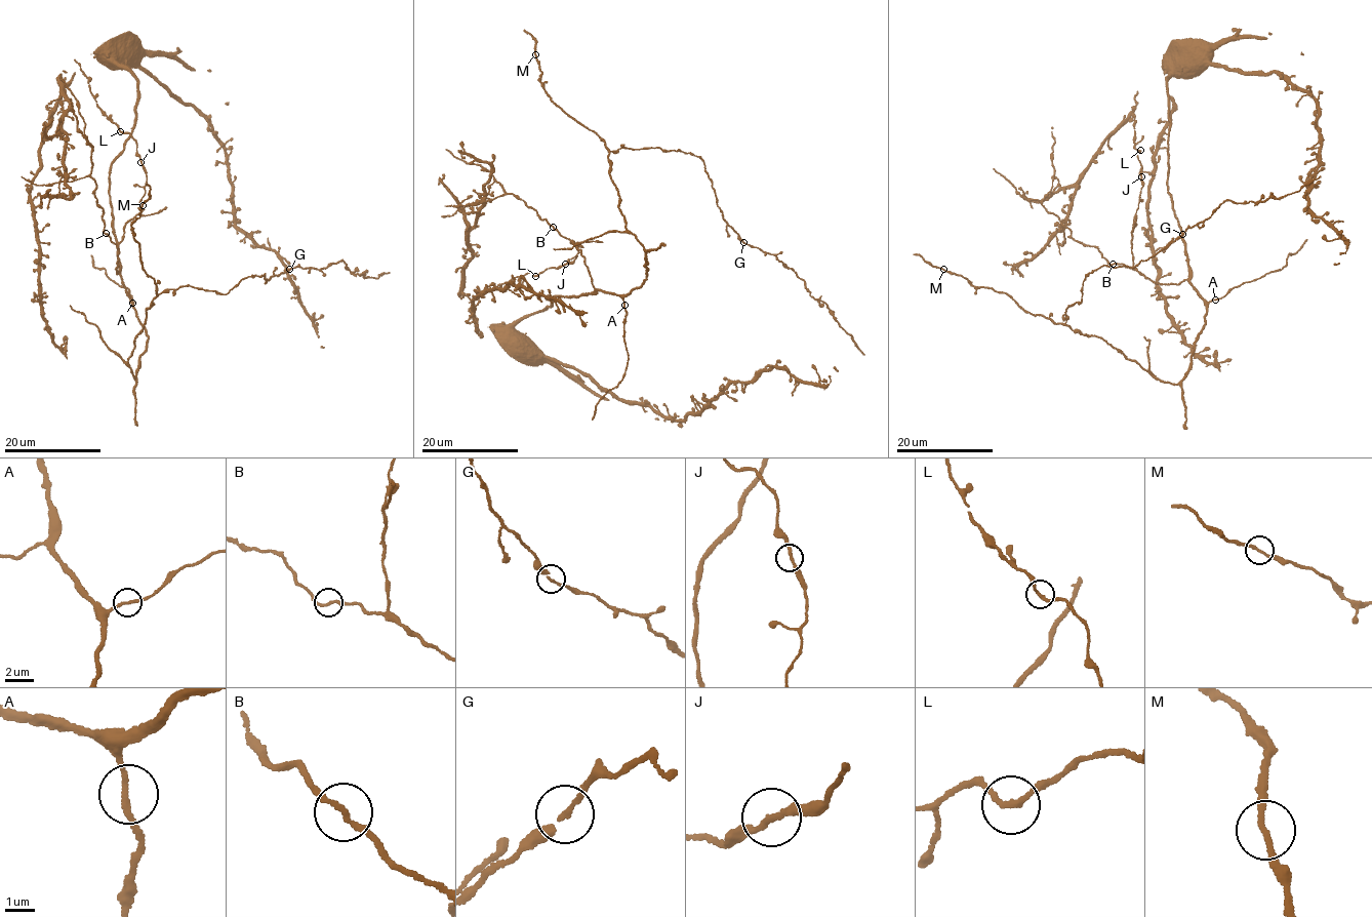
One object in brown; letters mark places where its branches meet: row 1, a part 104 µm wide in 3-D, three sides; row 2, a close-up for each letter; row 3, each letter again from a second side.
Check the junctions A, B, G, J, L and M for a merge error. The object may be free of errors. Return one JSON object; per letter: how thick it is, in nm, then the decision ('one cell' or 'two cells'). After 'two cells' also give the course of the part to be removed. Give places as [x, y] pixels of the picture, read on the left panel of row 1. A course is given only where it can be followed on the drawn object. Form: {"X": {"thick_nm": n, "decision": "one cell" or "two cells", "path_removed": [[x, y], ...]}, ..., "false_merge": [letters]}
{"A": {"thick_nm": 180, "decision": "one cell"}, "B": {"thick_nm": 180, "decision": "one cell"}, "G": {"thick_nm": 180, "decision": "one cell"}, "J": {"thick_nm": 200, "decision": "one cell"}, "L": {"thick_nm": 190, "decision": "one cell"}, "M": {"thick_nm": 180, "decision": "one cell"}, "false_merge": []}

